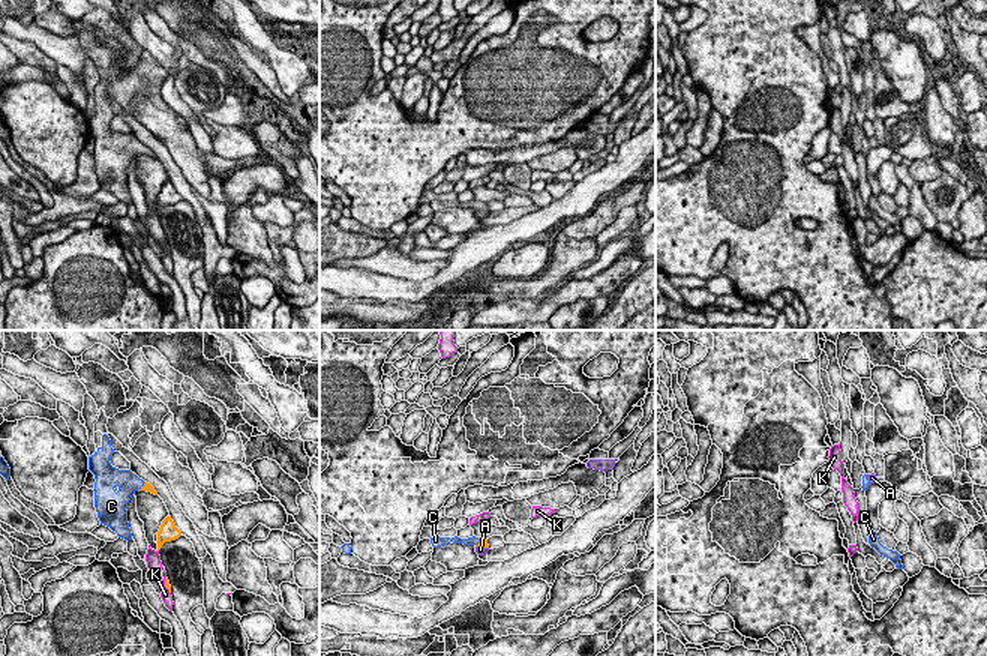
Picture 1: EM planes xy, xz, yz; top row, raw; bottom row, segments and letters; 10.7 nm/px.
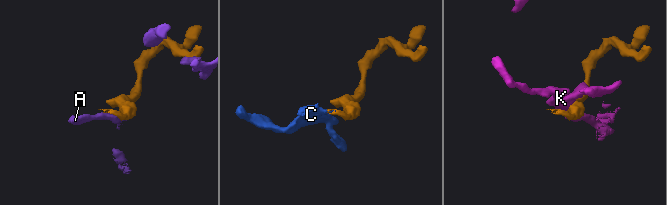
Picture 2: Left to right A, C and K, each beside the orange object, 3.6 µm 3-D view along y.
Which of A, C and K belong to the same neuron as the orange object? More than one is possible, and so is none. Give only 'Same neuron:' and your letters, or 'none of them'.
Same neuron: C

